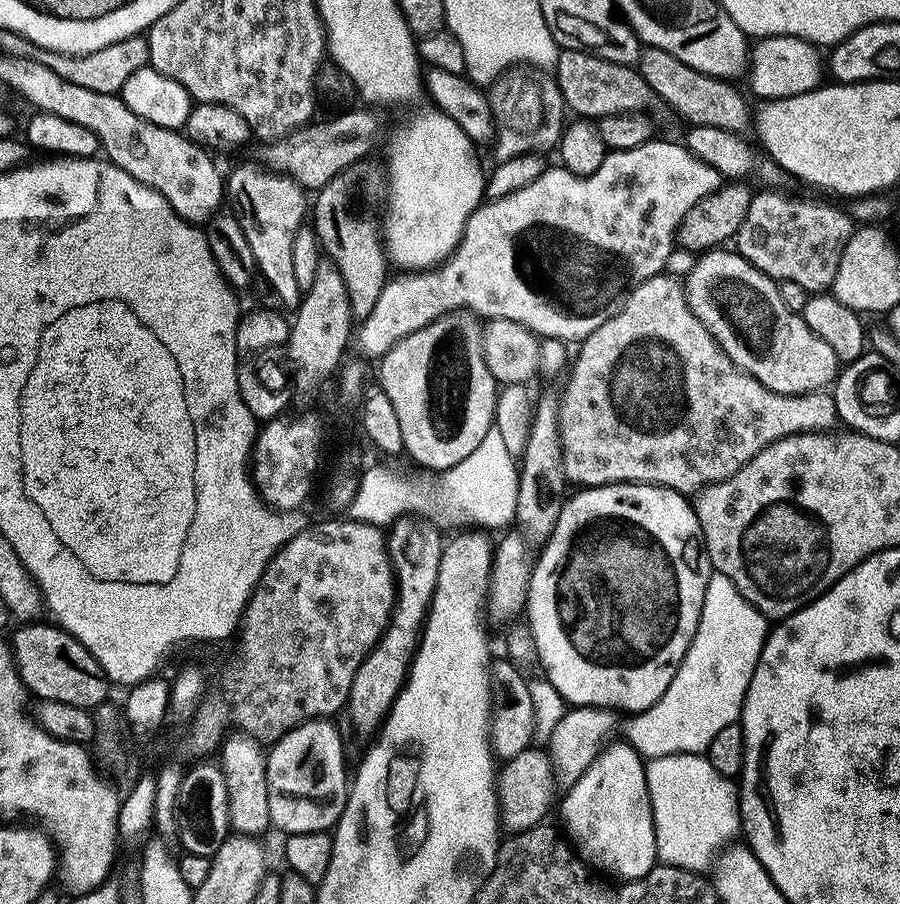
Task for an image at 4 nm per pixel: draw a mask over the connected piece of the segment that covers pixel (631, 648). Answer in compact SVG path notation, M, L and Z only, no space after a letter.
M603 484L597 488L581 487L577 496L569 495L563 502L560 517L539 553L532 570L532 581L528 587L526 623L532 629L536 643L536 659L539 667L544 667L550 683L567 703L582 708L606 708L619 710L624 714L639 714L666 694L666 686L674 678L694 634L702 614L702 602L706 598L709 569L702 563L702 537L696 509L683 492L675 492L657 484Z

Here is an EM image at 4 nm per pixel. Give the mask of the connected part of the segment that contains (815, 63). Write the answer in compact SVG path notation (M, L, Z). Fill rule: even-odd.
M765 36L750 48L750 63L746 68L746 81L761 101L794 98L821 87L826 76L826 56L817 45L797 36Z

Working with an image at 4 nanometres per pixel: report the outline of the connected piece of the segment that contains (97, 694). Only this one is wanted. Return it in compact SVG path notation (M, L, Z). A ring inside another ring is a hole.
M24 622L19 625L13 636L10 636L12 657L24 687L36 700L66 702L66 706L78 706L95 710L98 705L109 699L110 681L105 676L102 666L69 632L55 623Z

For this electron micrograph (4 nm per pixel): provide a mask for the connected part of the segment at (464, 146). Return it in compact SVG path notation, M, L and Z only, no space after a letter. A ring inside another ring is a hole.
M428 102L389 134L382 239L389 261L397 269L435 268L459 244L470 214L486 196L486 172L480 169L475 151L462 126Z

